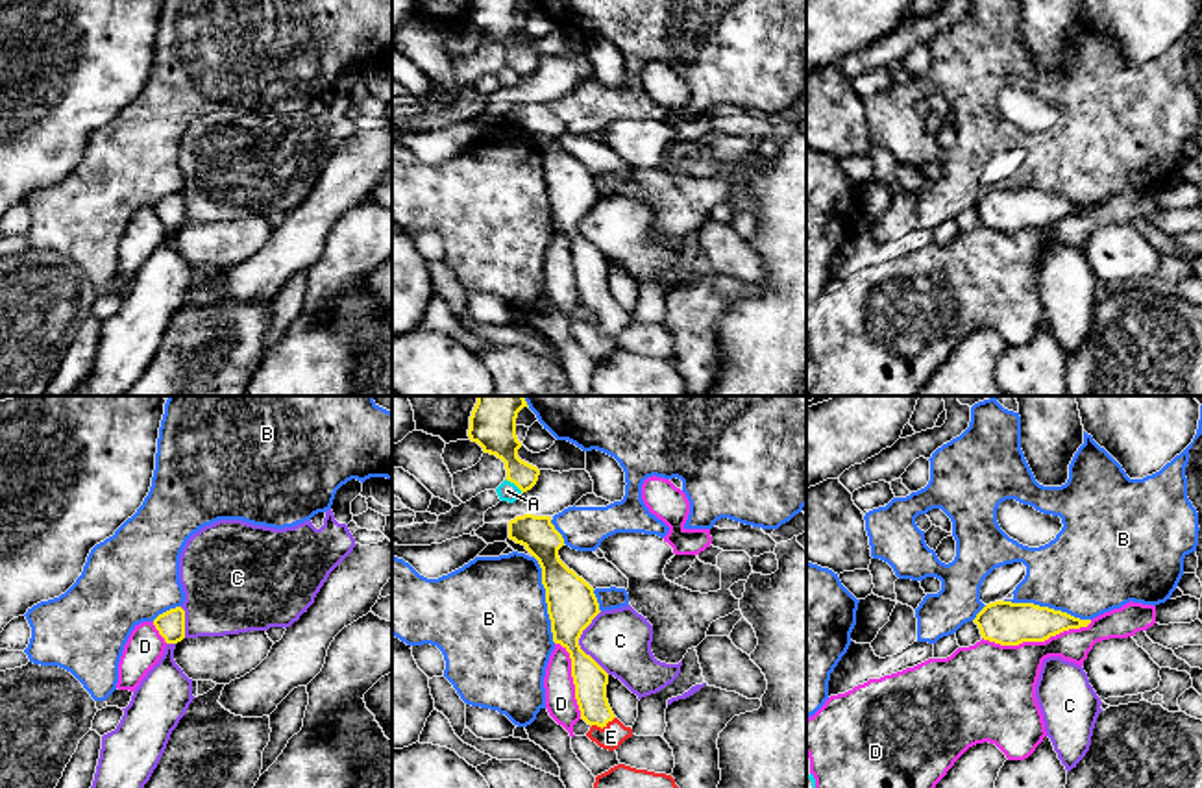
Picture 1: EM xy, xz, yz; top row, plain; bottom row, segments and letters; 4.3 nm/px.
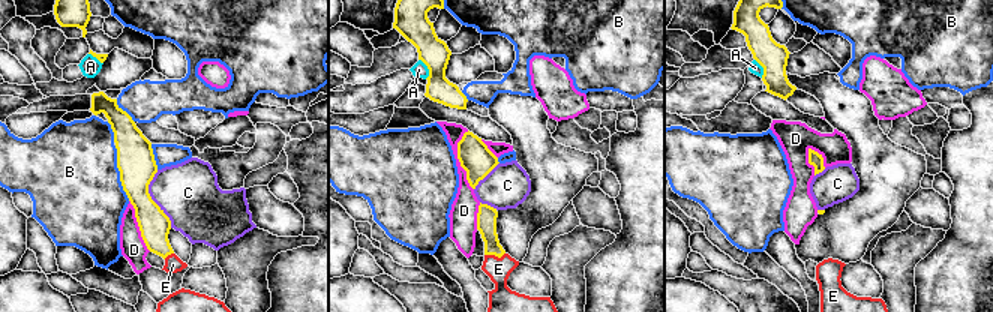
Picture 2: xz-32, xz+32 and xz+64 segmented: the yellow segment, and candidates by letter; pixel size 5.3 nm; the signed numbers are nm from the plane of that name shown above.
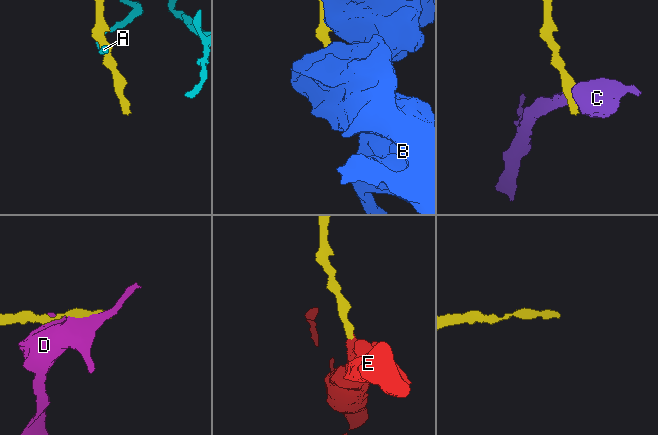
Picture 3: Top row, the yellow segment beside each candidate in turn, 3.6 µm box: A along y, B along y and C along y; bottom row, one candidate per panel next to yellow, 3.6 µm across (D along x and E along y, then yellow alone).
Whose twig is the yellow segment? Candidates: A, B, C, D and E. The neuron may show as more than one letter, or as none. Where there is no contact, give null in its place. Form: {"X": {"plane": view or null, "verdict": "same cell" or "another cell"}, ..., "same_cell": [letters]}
{"A": {"plane": "xz", "verdict": "another cell"}, "B": {"plane": "xz", "verdict": "another cell"}, "C": {"plane": "xz", "verdict": "another cell"}, "D": {"plane": "yz", "verdict": "another cell"}, "E": {"plane": "xz", "verdict": "same cell"}, "same_cell": ["E"]}

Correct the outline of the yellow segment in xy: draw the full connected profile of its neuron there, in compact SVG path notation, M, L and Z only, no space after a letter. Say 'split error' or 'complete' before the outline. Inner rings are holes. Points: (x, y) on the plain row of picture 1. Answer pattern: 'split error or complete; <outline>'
complete; M181 192L170 194L159 200L153 211L166 229L178 229L185 224L185 196Z

